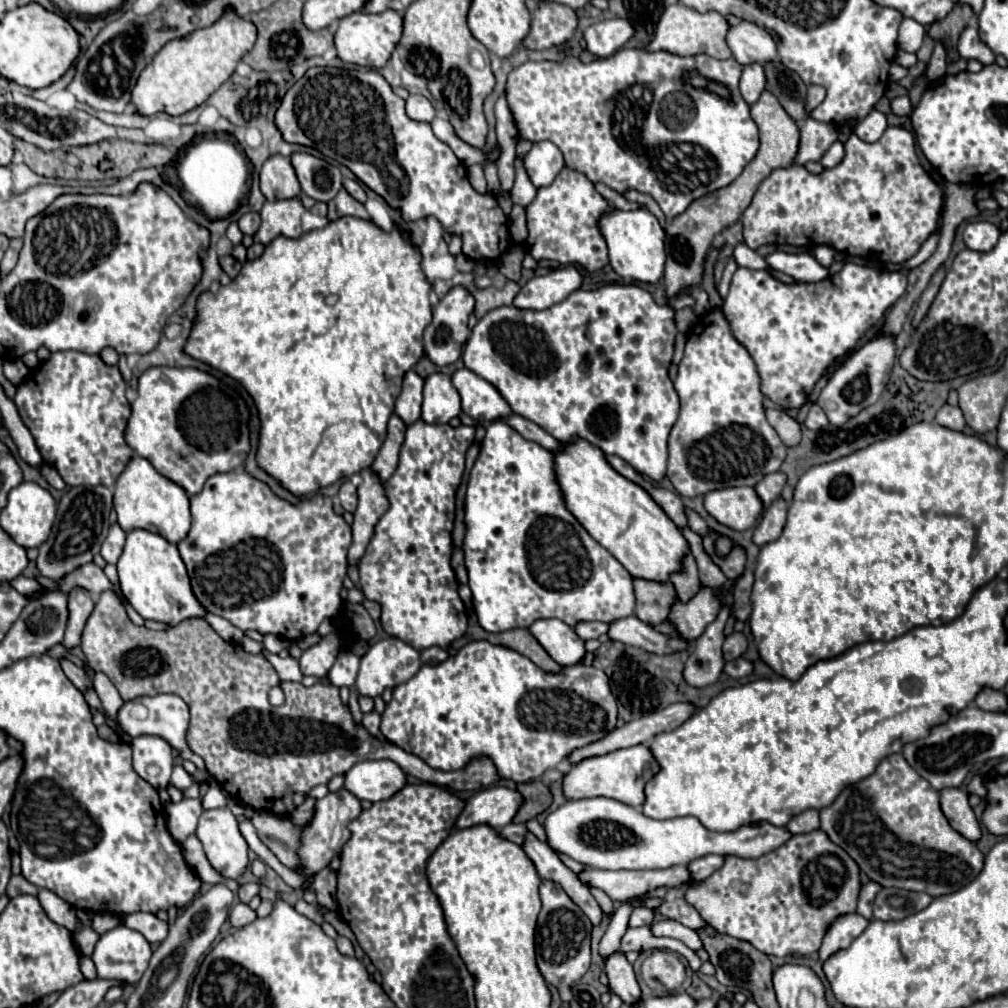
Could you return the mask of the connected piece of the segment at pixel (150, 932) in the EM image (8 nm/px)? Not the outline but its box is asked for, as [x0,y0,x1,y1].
[122,912,168,942]

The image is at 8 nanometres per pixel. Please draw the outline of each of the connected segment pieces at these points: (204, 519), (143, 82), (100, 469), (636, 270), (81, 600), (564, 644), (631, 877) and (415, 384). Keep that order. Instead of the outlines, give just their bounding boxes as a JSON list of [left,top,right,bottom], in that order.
[[178,468,354,646],[130,10,254,116],[14,350,134,488],[596,206,666,284],[64,588,94,646],[528,618,586,666],[577,866,686,901],[396,370,424,426]]

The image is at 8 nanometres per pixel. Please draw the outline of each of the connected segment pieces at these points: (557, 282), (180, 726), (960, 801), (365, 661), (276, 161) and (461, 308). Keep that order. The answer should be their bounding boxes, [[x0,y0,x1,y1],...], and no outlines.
[[514,266,584,310],[118,694,206,770],[940,788,982,842],[354,638,422,698],[260,154,300,200],[424,286,474,366]]

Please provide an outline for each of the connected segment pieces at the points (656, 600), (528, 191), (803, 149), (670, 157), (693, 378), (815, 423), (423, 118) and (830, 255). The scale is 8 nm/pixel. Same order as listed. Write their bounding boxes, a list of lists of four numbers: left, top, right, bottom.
[[634,578,676,624],[510,158,536,208],[794,118,838,166],[506,48,760,218],[668,310,786,496],[804,404,828,430],[406,94,436,122],[816,246,834,268]]

